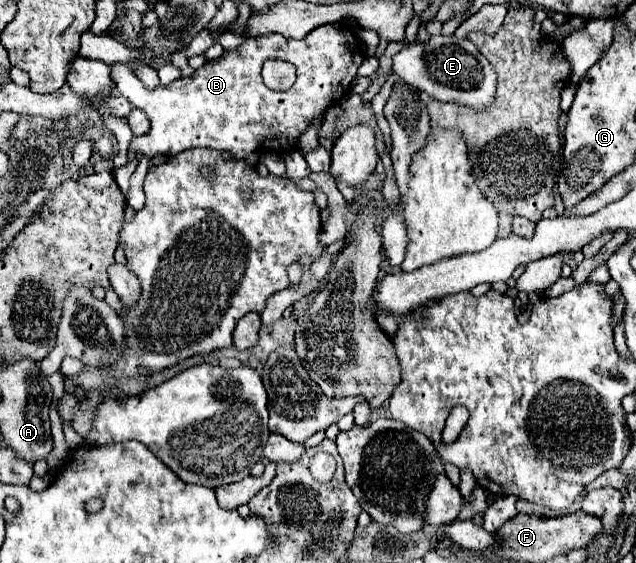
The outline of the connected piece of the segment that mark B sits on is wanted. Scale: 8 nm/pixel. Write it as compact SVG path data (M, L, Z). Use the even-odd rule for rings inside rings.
M343 21L343 23L327 23L323 27L317 27L301 41L285 39L283 35L261 35L261 37L249 37L245 43L233 51L225 51L223 57L215 61L207 61L201 69L197 69L191 77L181 77L169 85L159 85L157 89L149 91L143 87L143 83L135 77L135 73L125 63L111 65L113 81L117 83L117 91L137 109L141 109L151 123L151 129L147 135L137 135L131 141L129 153L135 155L167 155L175 157L185 149L191 147L211 147L217 151L231 151L237 159L247 159L251 153L261 151L277 151L287 153L297 147L297 139L307 131L311 123L321 123L323 113L327 107L331 107L339 97L345 97L351 89L353 79L357 77L359 65L365 61L363 57L363 45L355 31ZM265 59L283 59L297 67L297 81L291 89L279 93L269 87L265 87L261 79L261 67Z

